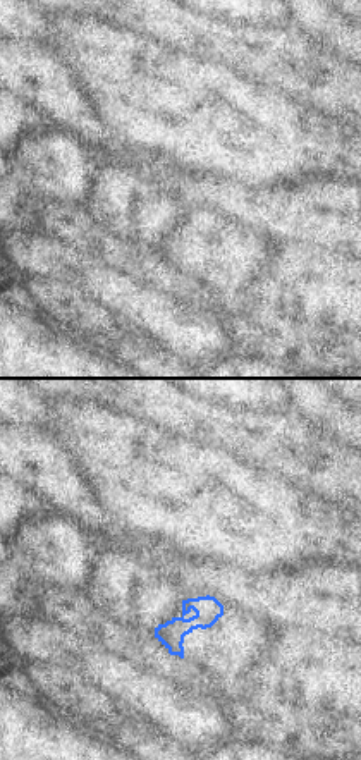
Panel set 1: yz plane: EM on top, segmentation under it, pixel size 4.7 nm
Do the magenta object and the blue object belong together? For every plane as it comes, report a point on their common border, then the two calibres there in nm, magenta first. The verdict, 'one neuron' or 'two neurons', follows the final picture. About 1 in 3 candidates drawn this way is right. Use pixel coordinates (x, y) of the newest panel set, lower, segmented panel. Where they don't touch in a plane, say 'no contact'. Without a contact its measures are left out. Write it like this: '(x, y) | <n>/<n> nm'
no contact

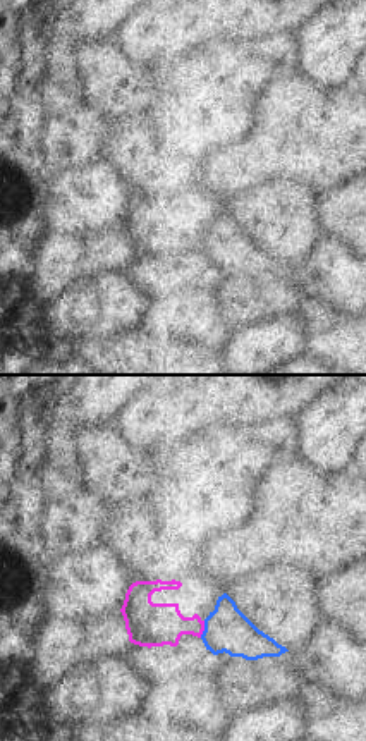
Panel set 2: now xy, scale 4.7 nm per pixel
(203, 630) | 200/220 nm

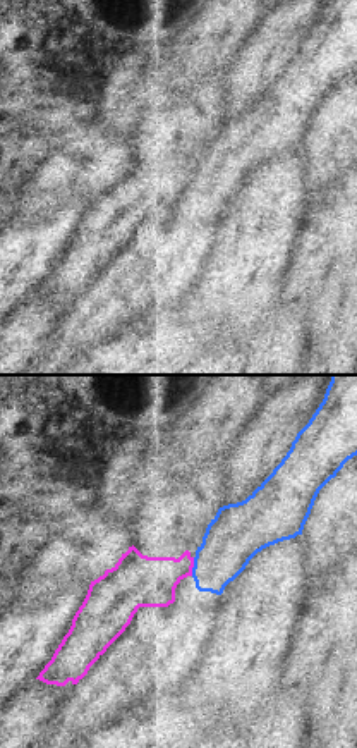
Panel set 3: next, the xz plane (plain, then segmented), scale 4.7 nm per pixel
(193, 566) | 240/260 nm

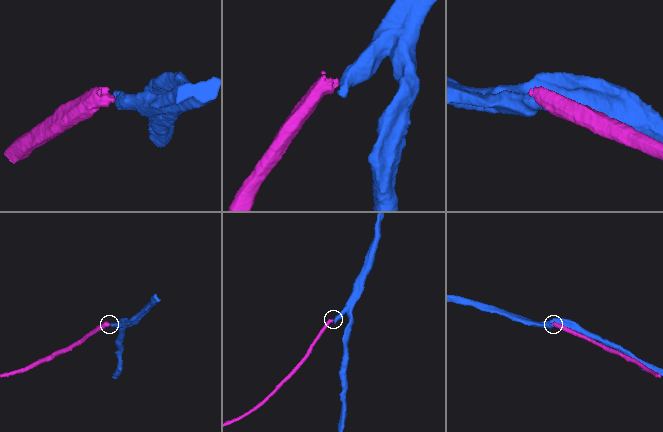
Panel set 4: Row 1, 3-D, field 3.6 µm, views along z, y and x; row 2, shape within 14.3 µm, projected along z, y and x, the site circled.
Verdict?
two neurons

